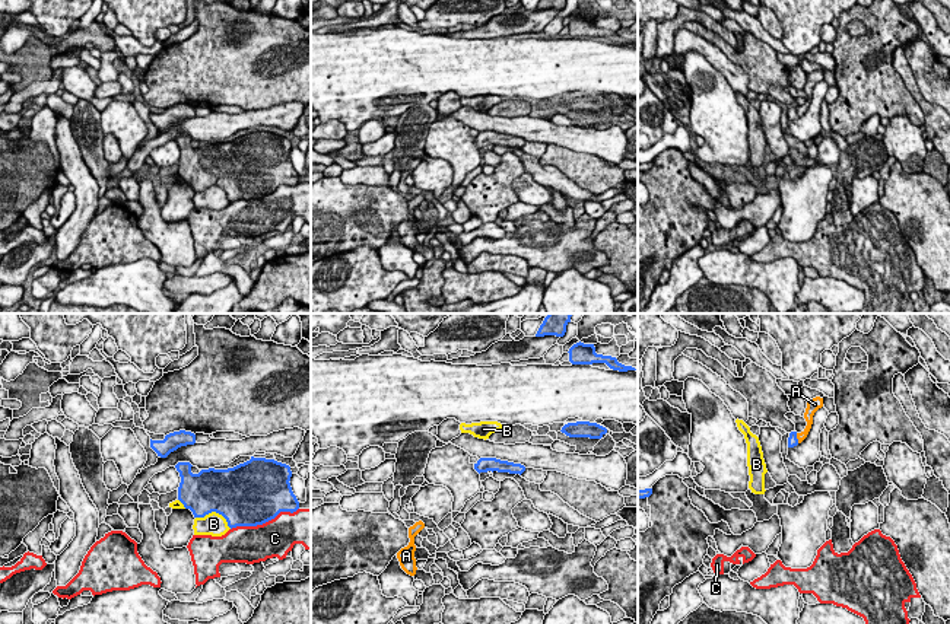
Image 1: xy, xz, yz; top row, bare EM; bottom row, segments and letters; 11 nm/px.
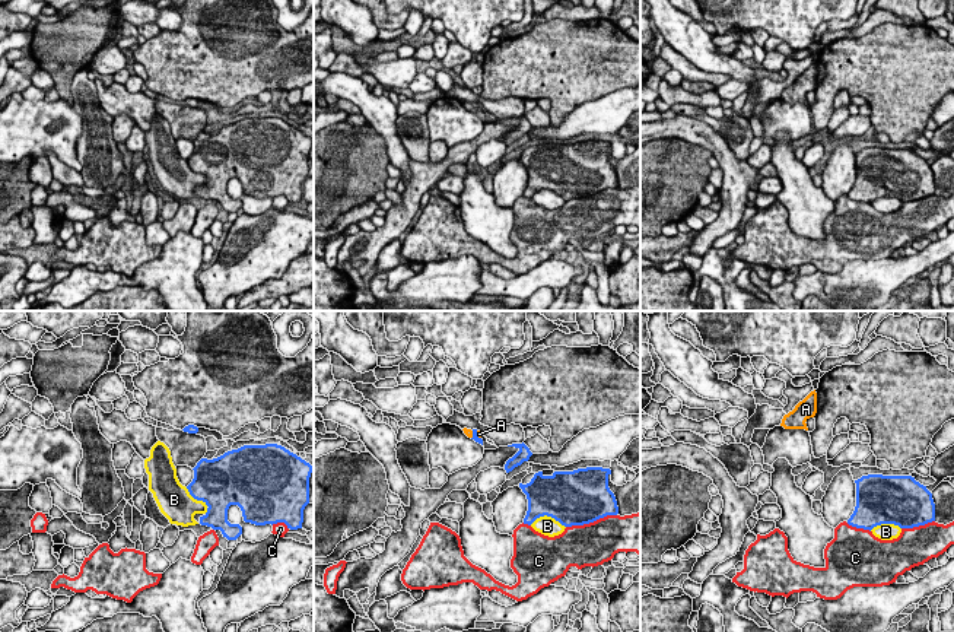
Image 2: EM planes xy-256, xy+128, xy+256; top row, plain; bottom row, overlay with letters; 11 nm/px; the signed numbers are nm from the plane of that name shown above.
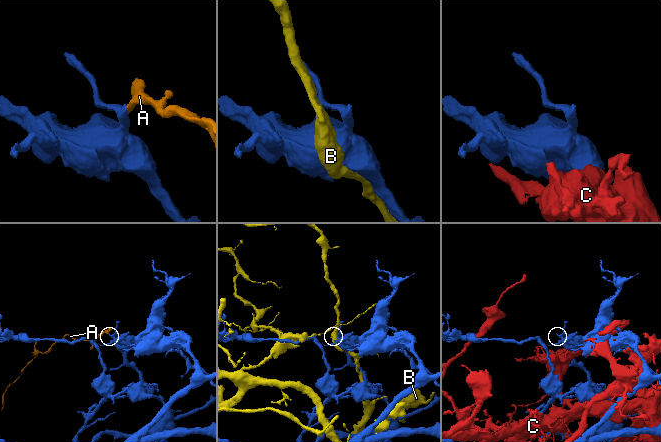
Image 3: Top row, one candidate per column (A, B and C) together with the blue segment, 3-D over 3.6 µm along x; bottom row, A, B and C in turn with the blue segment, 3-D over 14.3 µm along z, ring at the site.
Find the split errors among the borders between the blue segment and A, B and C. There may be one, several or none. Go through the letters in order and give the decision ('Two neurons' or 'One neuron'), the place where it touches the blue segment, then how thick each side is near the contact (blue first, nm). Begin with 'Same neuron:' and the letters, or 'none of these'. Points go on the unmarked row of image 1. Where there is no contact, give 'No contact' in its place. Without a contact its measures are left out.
Same neuron: A
A: One neuron. Touches blue at yz (796, 111). Thickness 120 nm (blue) against 90 nm
B: Two neurons. Touches blue at xy (215, 184). Thickness 500 nm (blue) against 260 nm
C: Two neurons. Touches blue at xy (264, 196). Thickness 500 nm (blue) against 420 nm

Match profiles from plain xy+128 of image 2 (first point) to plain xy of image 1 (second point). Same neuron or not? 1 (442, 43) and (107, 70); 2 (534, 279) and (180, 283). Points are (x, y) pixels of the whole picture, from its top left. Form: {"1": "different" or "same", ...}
{"1": "same", "2": "same"}

